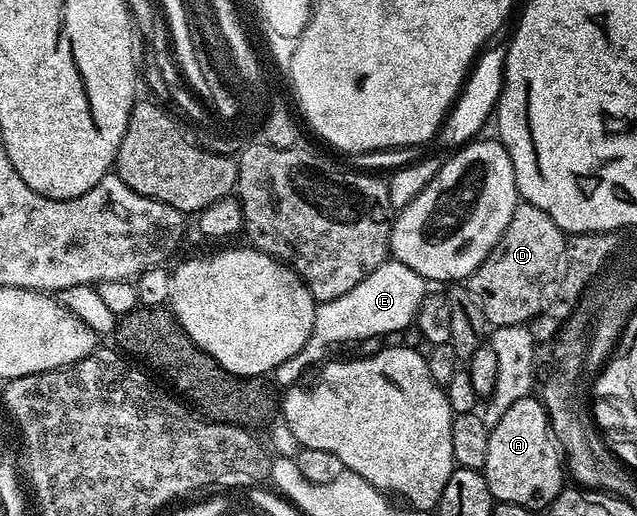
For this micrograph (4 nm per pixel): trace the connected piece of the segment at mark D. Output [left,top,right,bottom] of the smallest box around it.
[466,202,566,328]

